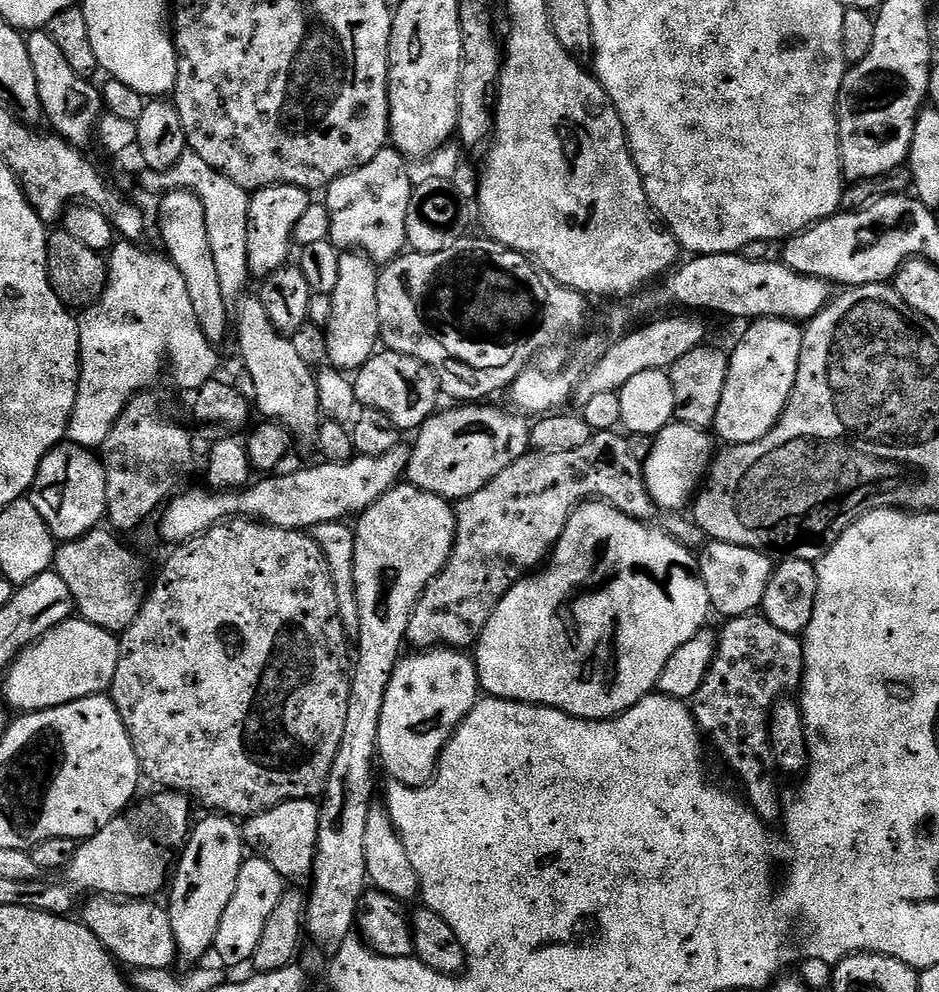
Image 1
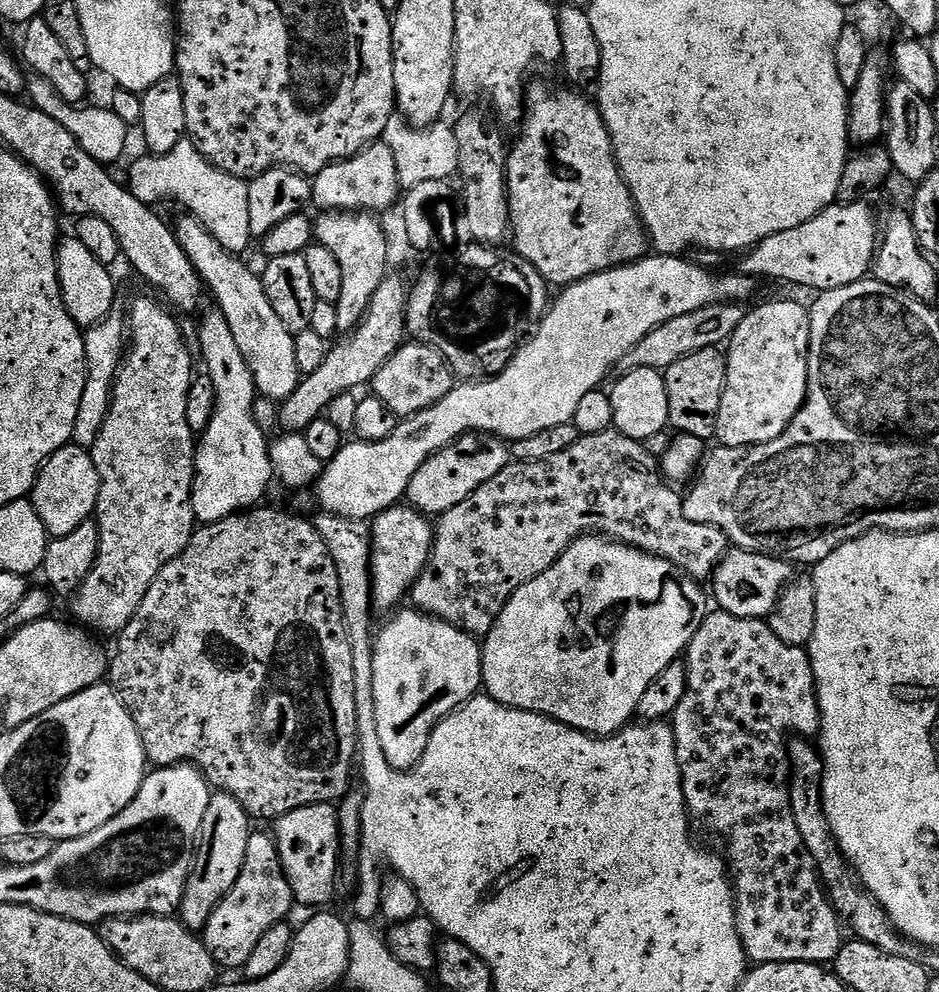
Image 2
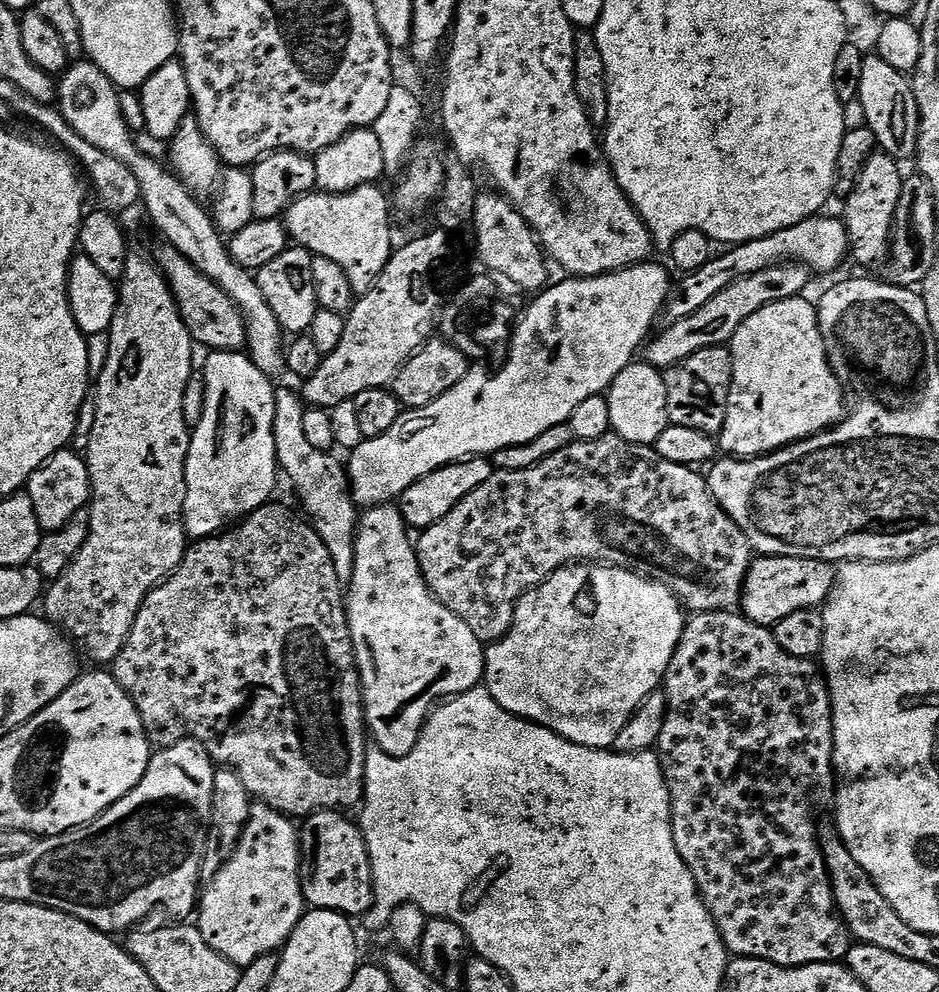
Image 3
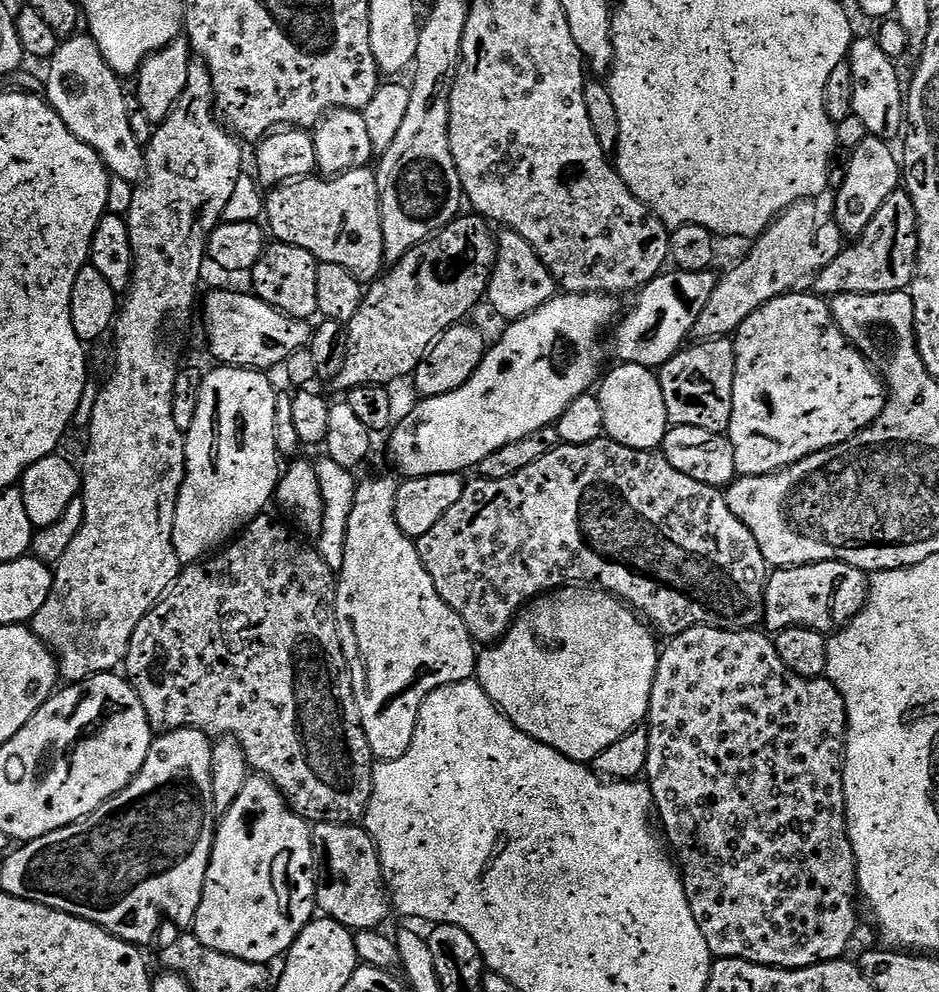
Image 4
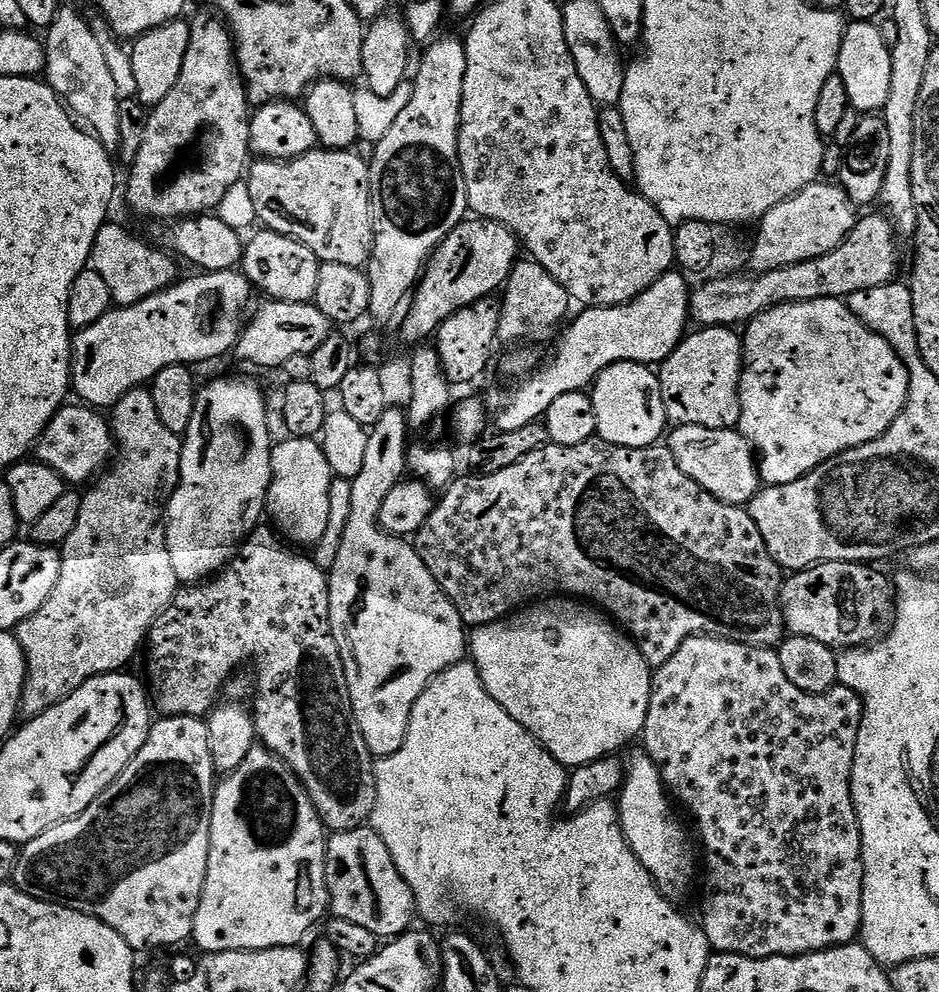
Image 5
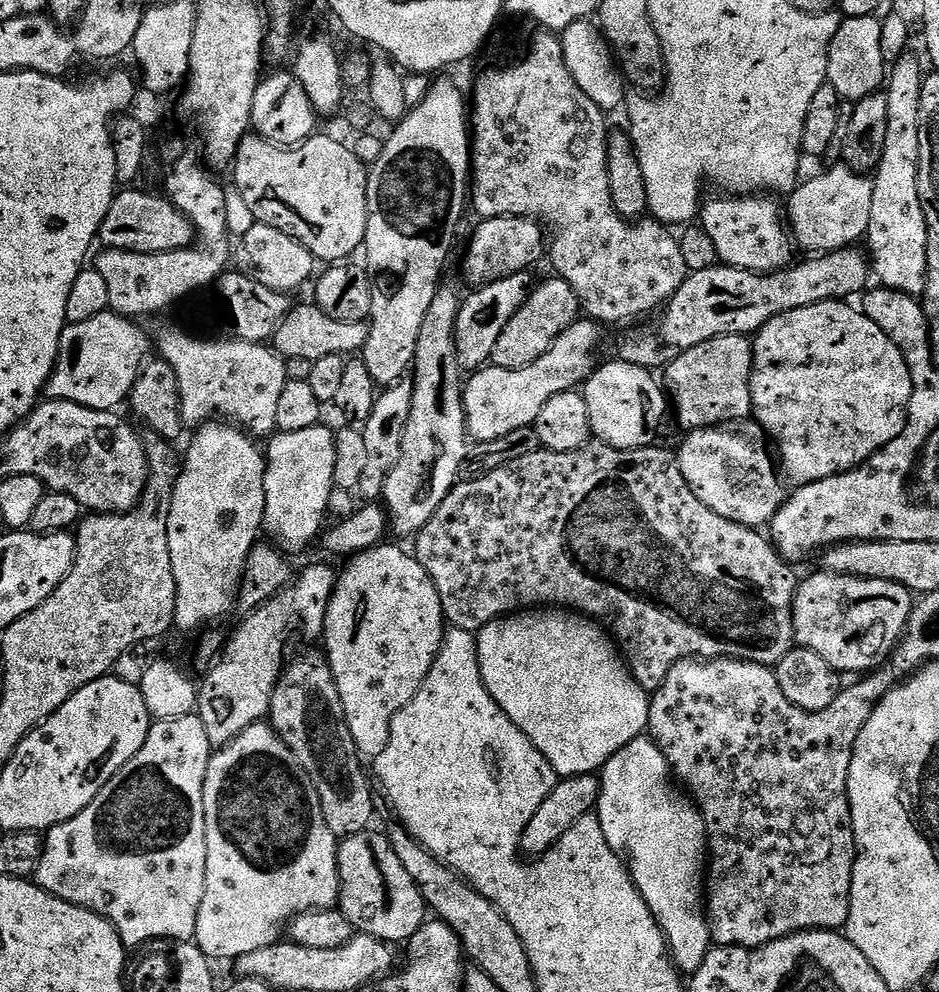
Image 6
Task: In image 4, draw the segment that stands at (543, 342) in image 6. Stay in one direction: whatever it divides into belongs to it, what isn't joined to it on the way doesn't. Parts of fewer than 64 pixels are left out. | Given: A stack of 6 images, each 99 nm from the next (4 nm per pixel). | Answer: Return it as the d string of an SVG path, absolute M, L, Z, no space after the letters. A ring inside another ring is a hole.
M511 230L501 233L496 236L496 264L492 267L486 304L489 304L504 322L511 322L529 316L531 312L538 310L538 306L550 302L553 296L557 295L558 285L542 258L538 258L534 246L530 246L530 242L522 238L522 234Z

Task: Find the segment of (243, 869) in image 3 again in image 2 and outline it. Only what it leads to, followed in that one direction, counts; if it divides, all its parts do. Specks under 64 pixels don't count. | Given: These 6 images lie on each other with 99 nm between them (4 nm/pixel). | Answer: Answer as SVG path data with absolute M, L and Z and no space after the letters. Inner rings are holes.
M253 834L250 842L246 842L246 862L242 862L238 882L234 882L230 894L222 898L214 914L210 914L210 922L202 930L206 950L210 950L221 969L243 969L254 946L262 942L262 934L281 923L291 908L294 908L294 897L282 870L275 839L271 835Z

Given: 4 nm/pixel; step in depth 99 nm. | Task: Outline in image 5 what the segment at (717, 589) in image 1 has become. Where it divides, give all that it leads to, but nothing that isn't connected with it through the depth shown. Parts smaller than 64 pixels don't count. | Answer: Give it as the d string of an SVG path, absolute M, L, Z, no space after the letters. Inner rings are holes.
M835 560L793 571L780 592L785 629L793 636L814 638L814 642L822 642L834 650L862 648L887 636L896 618L896 590L893 581L876 568L879 567L868 562L853 564L850 560Z

